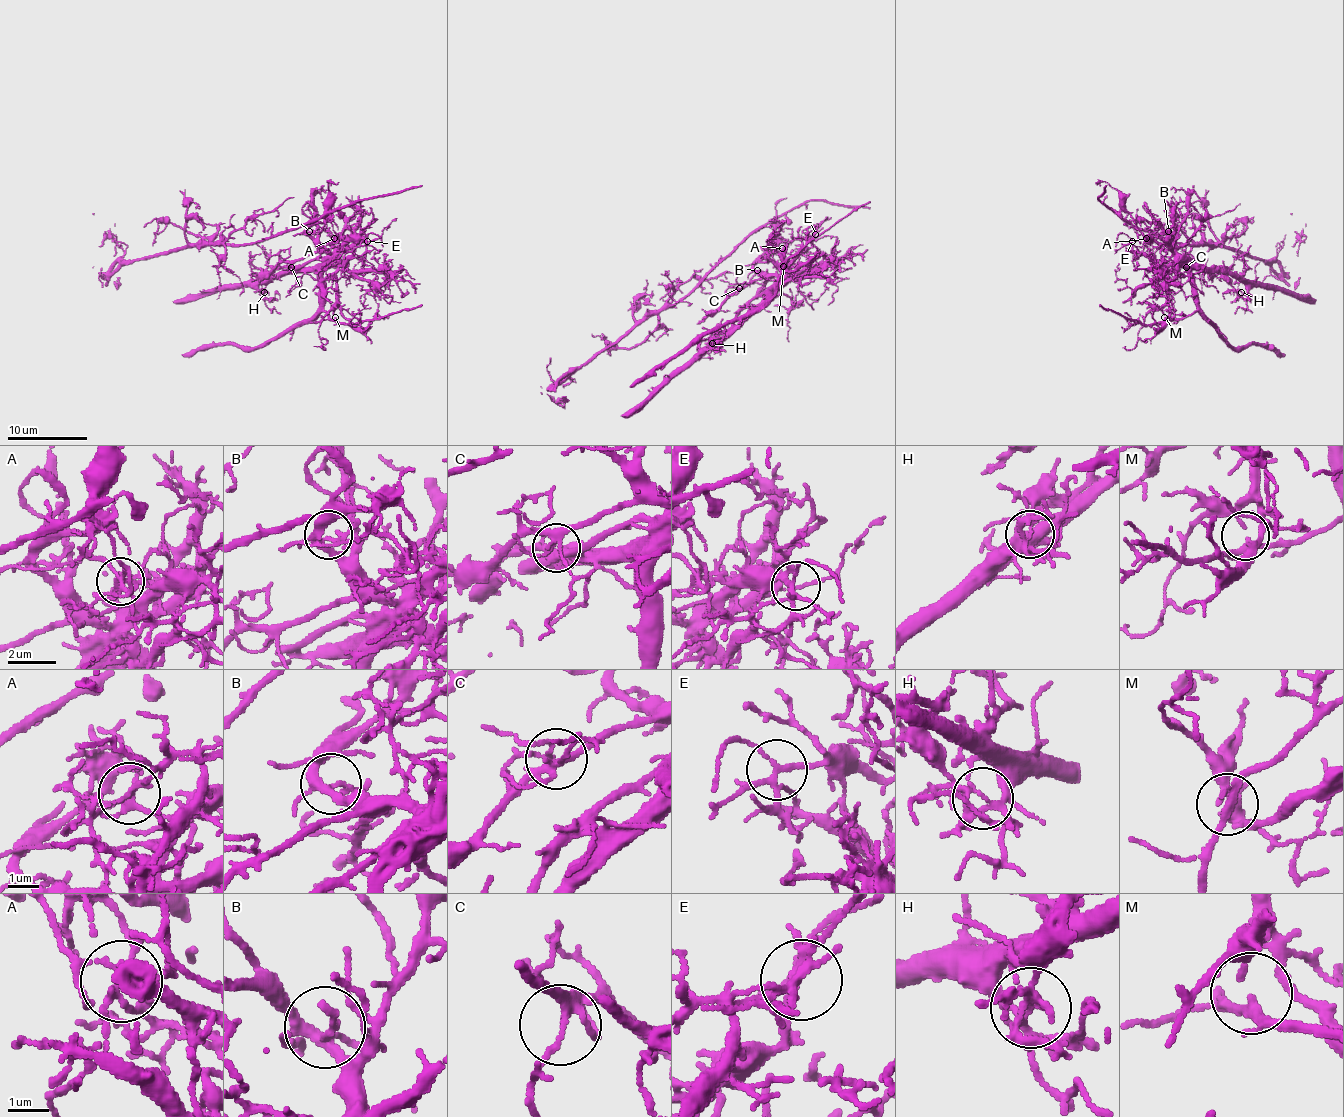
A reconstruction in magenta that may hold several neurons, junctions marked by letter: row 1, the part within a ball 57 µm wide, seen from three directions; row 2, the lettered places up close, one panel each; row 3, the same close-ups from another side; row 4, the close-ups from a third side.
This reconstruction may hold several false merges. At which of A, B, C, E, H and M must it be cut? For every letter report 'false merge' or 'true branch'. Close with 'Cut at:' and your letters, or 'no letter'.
A: false merge
B: true branch
C: true branch
E: true branch
H: false merge
M: true branch
Cut at: A, H

